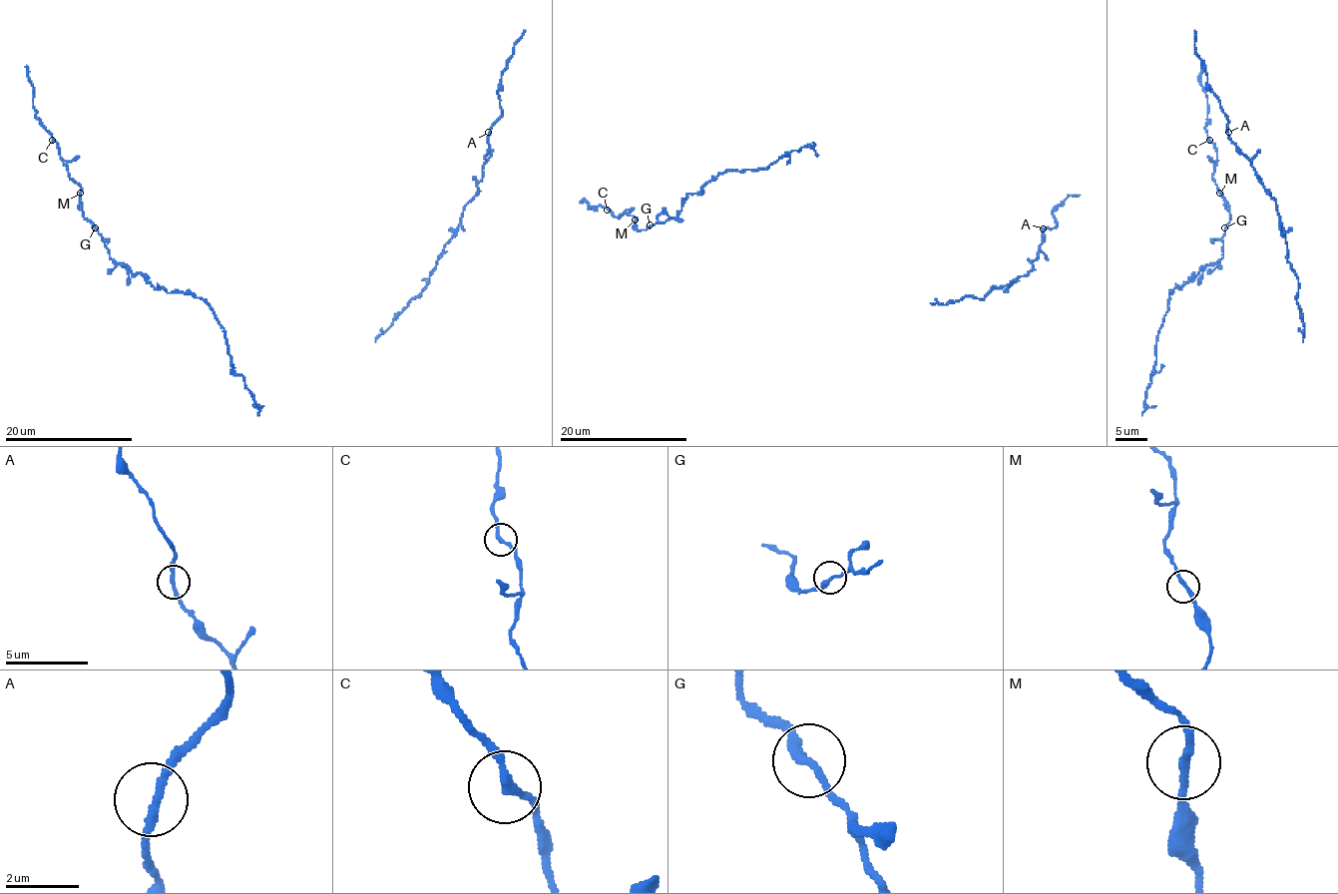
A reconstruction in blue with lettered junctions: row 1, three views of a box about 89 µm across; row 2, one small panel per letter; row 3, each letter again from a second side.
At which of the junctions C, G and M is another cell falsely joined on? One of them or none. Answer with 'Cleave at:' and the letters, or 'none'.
Cleave at: none

